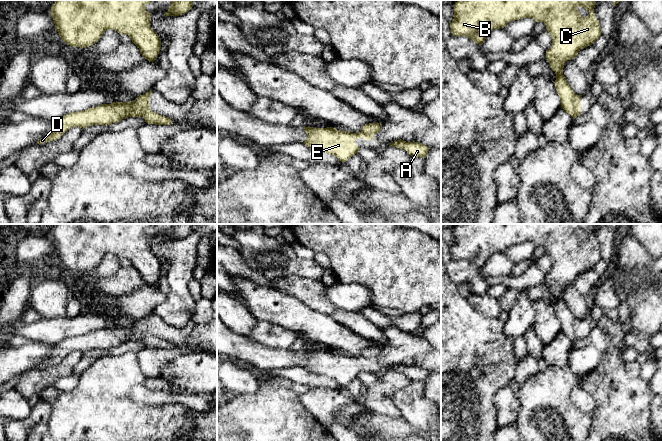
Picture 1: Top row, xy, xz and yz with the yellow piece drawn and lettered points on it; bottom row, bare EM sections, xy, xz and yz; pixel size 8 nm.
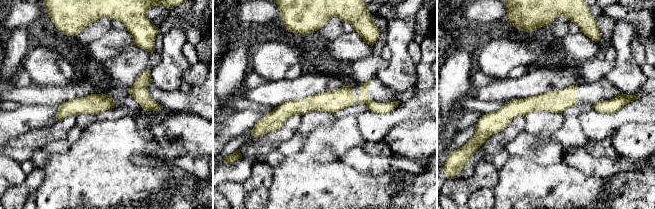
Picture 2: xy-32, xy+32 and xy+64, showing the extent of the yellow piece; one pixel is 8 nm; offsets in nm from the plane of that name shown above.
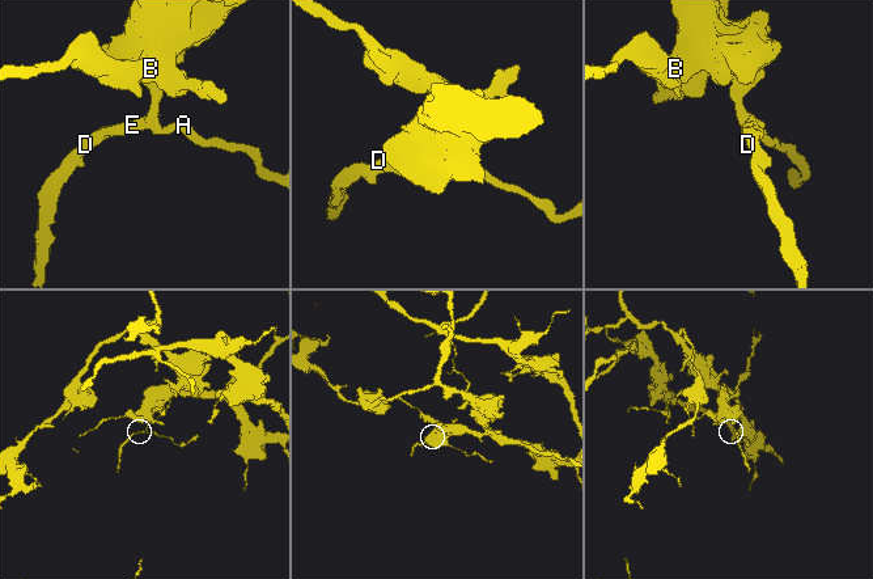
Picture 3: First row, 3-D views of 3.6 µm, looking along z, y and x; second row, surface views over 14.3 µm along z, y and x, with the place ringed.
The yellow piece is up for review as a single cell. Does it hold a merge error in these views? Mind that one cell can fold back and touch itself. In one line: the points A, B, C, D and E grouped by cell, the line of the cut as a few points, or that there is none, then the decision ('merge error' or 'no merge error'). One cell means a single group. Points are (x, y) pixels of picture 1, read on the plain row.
A B C / D E; cut in yz along (575, 318), (574, 336), (576, 340); merge error

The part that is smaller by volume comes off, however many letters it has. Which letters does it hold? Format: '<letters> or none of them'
D, E

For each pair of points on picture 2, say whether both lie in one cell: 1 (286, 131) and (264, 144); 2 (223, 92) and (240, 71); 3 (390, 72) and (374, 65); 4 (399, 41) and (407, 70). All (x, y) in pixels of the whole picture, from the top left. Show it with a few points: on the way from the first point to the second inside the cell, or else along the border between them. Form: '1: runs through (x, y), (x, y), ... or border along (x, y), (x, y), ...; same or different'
1: runs through (281, 135), (269, 142); same
2: runs through (227, 87), (235, 76); same
3: border along (387, 61), (387, 64), (375, 77); different
4: runs through (399, 48), (400, 63); same

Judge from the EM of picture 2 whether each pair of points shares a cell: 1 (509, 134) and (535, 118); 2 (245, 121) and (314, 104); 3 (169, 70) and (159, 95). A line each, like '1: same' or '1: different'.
1: different
2: different
3: different

